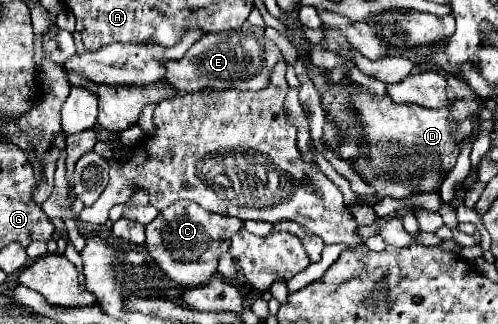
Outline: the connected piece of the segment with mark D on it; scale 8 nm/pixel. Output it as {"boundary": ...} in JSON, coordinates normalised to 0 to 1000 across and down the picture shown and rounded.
{"boundary":[[[729,275],[709,299],[745,454],[725,454],[713,509],[705,509],[733,565],[749,571],[761,608],[821,608],[829,583],[869,590],[902,534],[922,478],[926,441],[914,441],[914,392],[898,373],[902,336],[853,336],[841,324],[797,324],[777,293],[769,306]]]}

